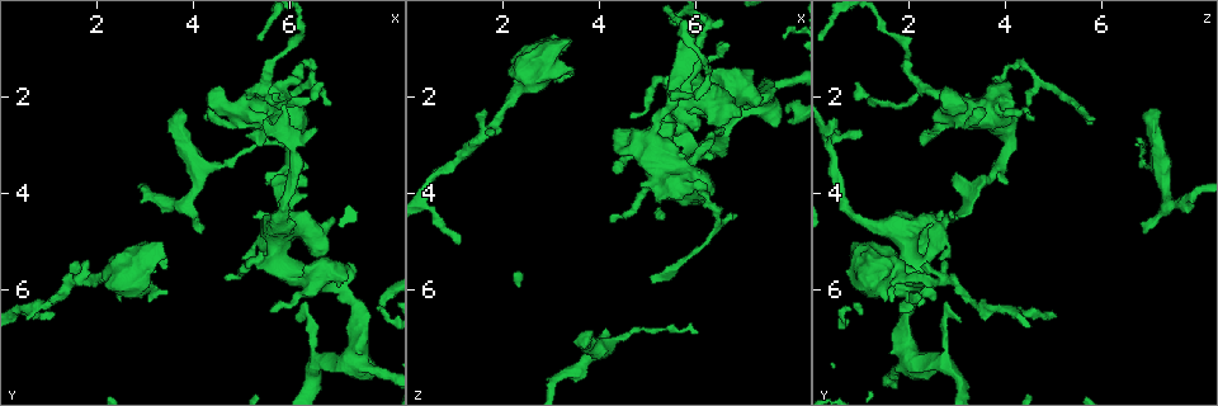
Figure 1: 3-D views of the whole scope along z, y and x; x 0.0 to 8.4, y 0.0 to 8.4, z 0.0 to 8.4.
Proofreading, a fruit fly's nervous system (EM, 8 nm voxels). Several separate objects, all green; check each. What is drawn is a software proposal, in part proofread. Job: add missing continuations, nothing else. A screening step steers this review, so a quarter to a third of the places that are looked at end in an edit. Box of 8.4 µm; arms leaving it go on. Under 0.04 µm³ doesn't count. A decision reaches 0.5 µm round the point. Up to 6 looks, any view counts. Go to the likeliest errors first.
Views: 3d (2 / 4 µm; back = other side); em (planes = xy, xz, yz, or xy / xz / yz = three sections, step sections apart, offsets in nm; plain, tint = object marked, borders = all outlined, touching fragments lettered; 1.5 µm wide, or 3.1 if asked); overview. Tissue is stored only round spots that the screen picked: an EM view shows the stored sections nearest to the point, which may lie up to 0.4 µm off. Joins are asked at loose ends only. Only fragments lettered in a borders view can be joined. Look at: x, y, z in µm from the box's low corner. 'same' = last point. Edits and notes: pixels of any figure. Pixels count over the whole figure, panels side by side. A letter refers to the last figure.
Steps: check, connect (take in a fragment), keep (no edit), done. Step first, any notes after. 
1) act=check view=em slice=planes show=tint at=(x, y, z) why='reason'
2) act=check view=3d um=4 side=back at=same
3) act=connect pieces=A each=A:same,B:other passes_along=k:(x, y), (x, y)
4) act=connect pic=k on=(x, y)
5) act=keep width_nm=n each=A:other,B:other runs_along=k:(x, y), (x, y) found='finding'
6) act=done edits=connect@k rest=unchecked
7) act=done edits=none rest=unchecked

act=check view=3d um=4 at=(3.70, 2.20, 7.15) why='branch stops here'

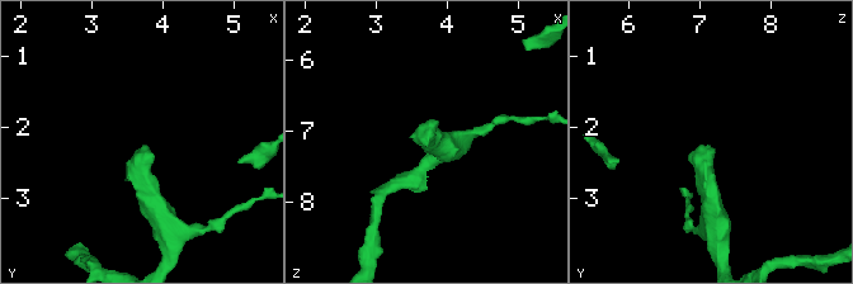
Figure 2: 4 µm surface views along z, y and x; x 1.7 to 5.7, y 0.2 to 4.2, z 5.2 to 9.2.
act=check view=em slice=planes show=borders at=(3.70, 2.25, 7.15)

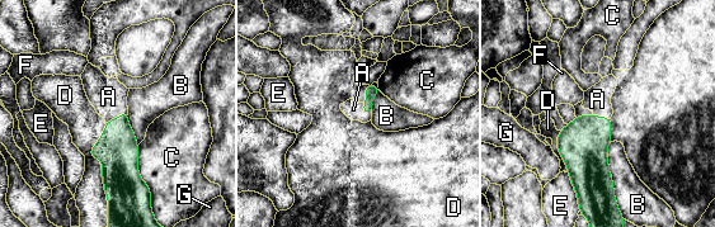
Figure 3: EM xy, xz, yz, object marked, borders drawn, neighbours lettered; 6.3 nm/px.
act=connect pieces=A each=A:same,B:other,C:other,D:other,E:other,F:other,G:other found='it goes on there'

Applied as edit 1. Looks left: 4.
act=check view=overview why='see it whole again'

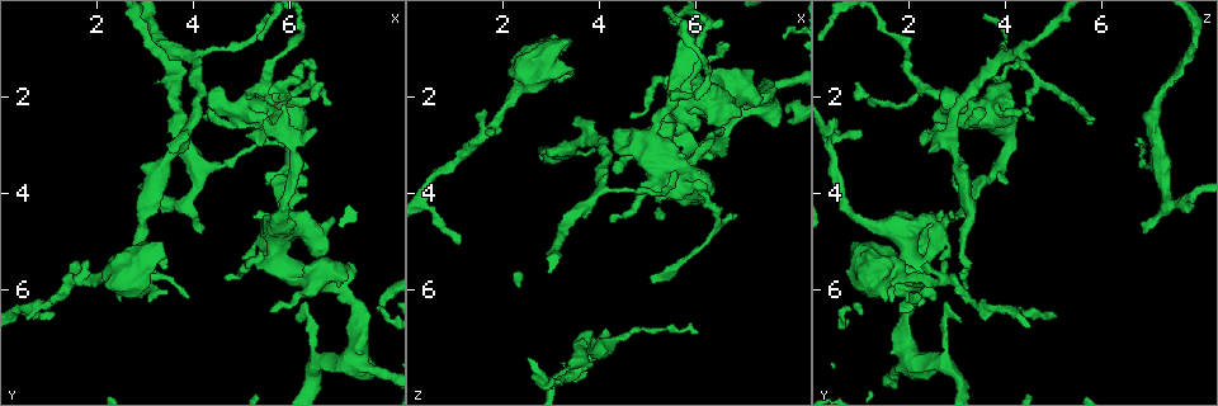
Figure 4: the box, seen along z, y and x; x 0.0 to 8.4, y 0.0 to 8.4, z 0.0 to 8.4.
act=check view=em slice=xz step=8 show=tint at=(1.10, 6.60, 5.10) why='branch stops here'

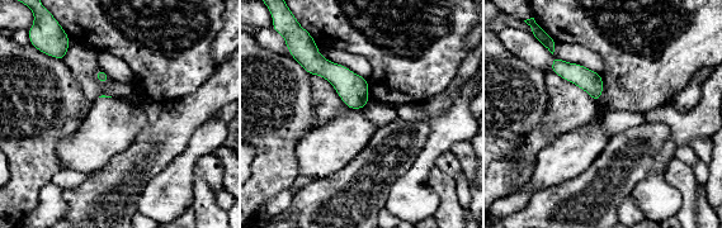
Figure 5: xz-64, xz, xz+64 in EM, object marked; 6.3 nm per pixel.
act=check view=em slice=planes show=borders at=same why='another direction'

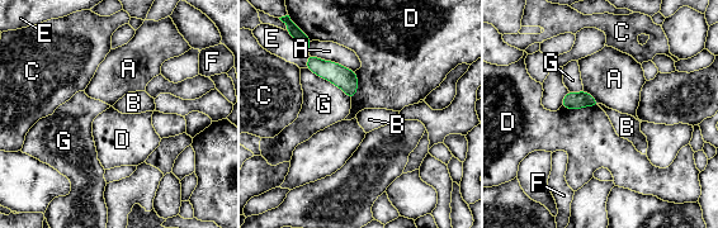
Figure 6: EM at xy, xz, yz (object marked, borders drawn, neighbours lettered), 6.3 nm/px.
act=keep each=A:other,B:other,C:other,D:other,E:other,F:other,G:other border=6:(561, 105), (566, 108), (598, 107) found='no lettered fragment goes on from it'

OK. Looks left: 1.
act=done edits=connect@3 rest=unchecked

